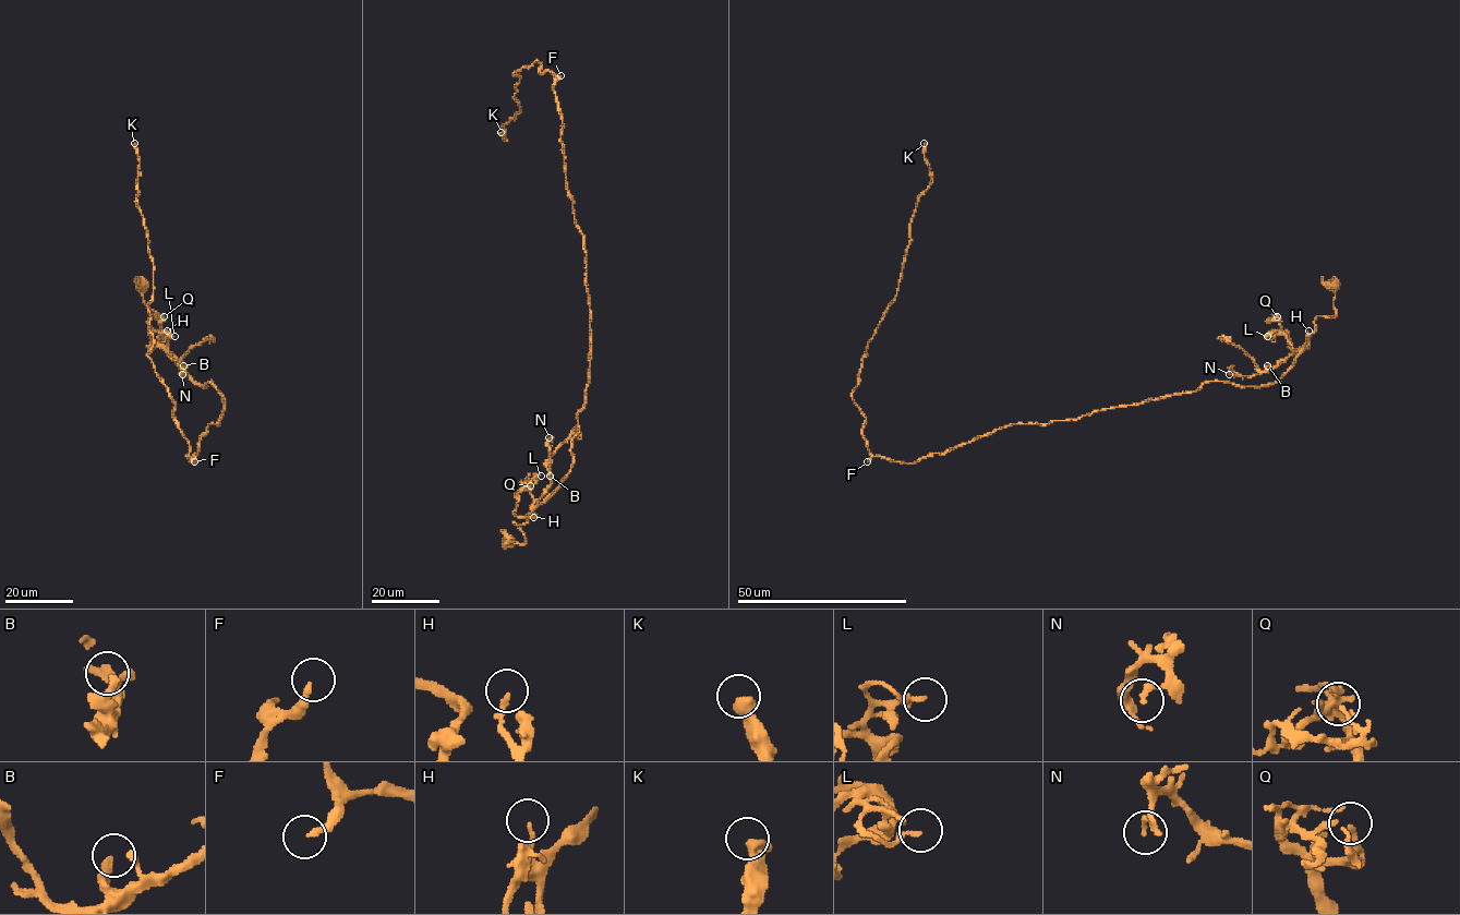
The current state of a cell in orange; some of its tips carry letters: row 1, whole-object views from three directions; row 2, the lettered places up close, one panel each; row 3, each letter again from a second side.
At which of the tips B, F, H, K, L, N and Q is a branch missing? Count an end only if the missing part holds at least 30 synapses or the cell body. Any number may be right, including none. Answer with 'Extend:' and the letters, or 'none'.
Extend: F

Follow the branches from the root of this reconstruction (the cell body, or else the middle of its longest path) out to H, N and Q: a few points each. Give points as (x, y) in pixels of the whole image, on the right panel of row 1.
H: (1332, 283), (1336, 315), (1316, 318), (1316, 330), (1304, 347), (1308, 330)
N: (1332, 283), (1336, 315), (1316, 318), (1316, 330), (1304, 348), (1252, 376), (1232, 370), (1229, 374)
Q: (1332, 283), (1336, 315), (1316, 318), (1316, 330), (1302, 350), (1293, 349), (1277, 316)

